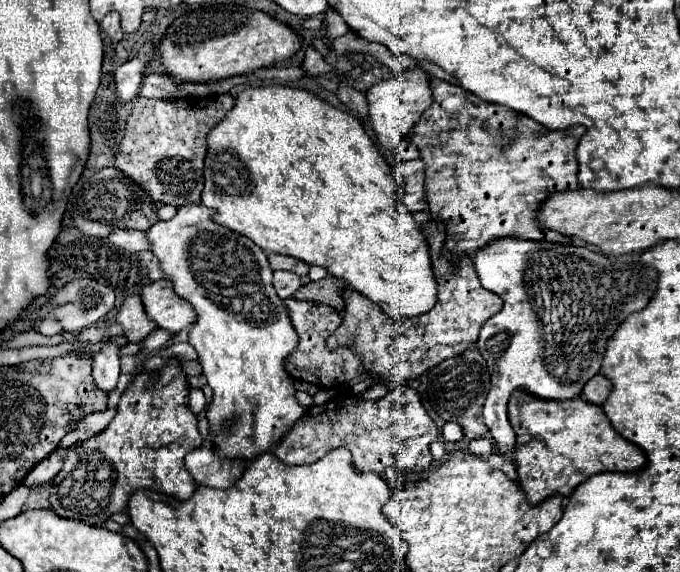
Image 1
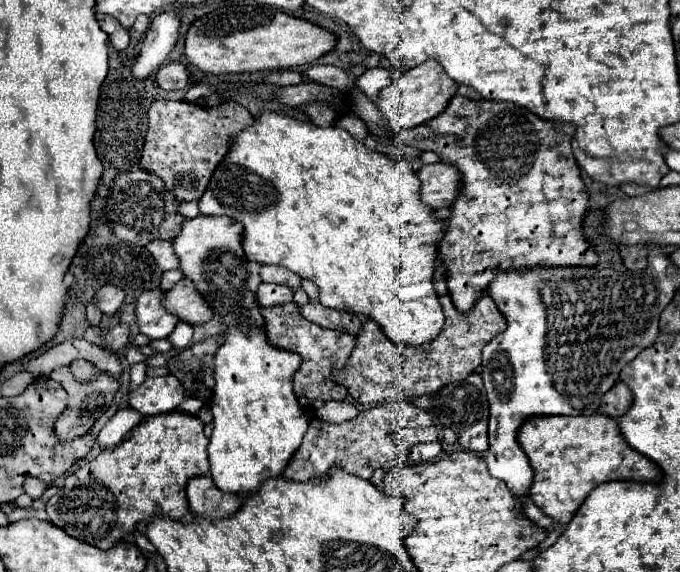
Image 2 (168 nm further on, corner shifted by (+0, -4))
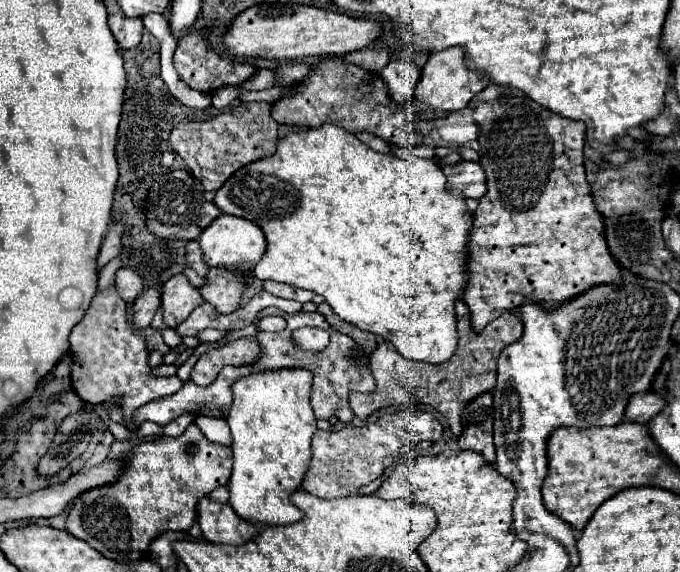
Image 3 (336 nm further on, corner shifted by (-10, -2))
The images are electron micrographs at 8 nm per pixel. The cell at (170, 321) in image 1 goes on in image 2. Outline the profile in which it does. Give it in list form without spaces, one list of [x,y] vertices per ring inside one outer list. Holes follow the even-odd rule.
[[[184,277],[172,291],[164,295],[164,307],[190,325],[206,323],[214,317],[214,311],[210,305],[206,305],[204,297],[188,277]]]

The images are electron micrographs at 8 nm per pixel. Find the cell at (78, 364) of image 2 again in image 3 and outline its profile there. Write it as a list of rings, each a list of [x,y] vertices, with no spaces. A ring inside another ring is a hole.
[[[110,287],[108,291],[100,291],[92,299],[92,305],[88,307],[82,321],[70,333],[70,355],[72,355],[72,361],[74,361],[72,375],[70,375],[72,387],[80,395],[80,399],[86,401],[86,403],[100,403],[108,397],[120,395],[122,397],[122,407],[124,407],[124,423],[126,423],[130,419],[130,415],[140,405],[144,405],[148,401],[154,401],[154,399],[160,399],[160,397],[166,397],[166,395],[174,395],[182,387],[180,377],[154,377],[154,375],[150,375],[149,354],[150,351],[147,347],[144,347],[144,337],[134,333],[132,327],[128,325],[128,321],[126,321],[126,303],[120,299],[116,289]]]

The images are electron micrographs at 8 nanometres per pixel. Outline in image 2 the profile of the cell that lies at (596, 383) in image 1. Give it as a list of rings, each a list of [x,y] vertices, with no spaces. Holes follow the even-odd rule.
[[[618,383],[614,385],[614,389],[610,389],[610,393],[606,393],[606,397],[602,399],[602,415],[620,419],[632,405],[632,391],[628,389],[626,383]]]

